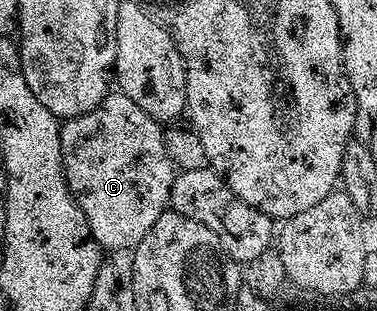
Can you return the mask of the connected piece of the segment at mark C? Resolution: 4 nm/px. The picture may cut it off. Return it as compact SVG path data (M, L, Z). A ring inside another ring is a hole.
M109 91L93 110L66 120L61 125L61 162L65 168L65 181L69 185L69 190L73 192L73 197L79 203L83 215L87 215L87 223L91 227L91 235L101 246L102 250L126 249L126 251L132 251L136 249L138 243L143 239L143 235L147 235L147 231L151 231L151 226L154 225L155 219L159 219L159 215L163 215L170 208L169 196L173 186L175 166L167 155L162 122L151 119L151 115L147 115L147 111L143 111L143 107L139 107L136 103L131 103L131 99L127 99L127 95L123 92Z

